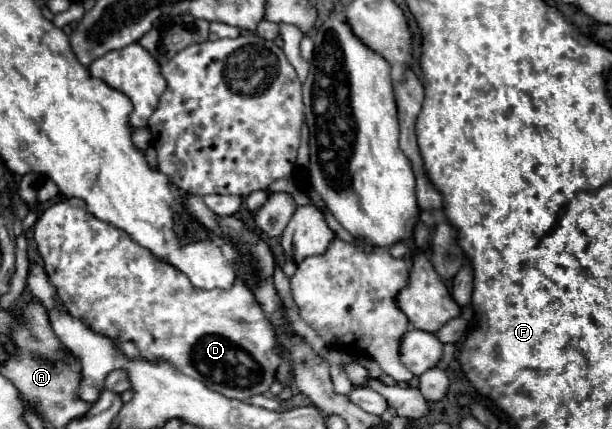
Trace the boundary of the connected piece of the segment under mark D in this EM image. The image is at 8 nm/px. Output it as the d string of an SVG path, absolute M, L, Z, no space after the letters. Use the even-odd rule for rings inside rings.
M76 197L50 205L36 221L34 239L60 301L94 331L118 343L134 341L140 355L148 361L156 361L156 355L162 355L162 359L170 361L178 371L202 381L208 389L228 399L248 401L254 395L268 393L282 357L276 353L278 345L270 321L240 277L236 277L230 289L198 289L182 271L140 247L128 233L92 217L86 211L86 203Z

